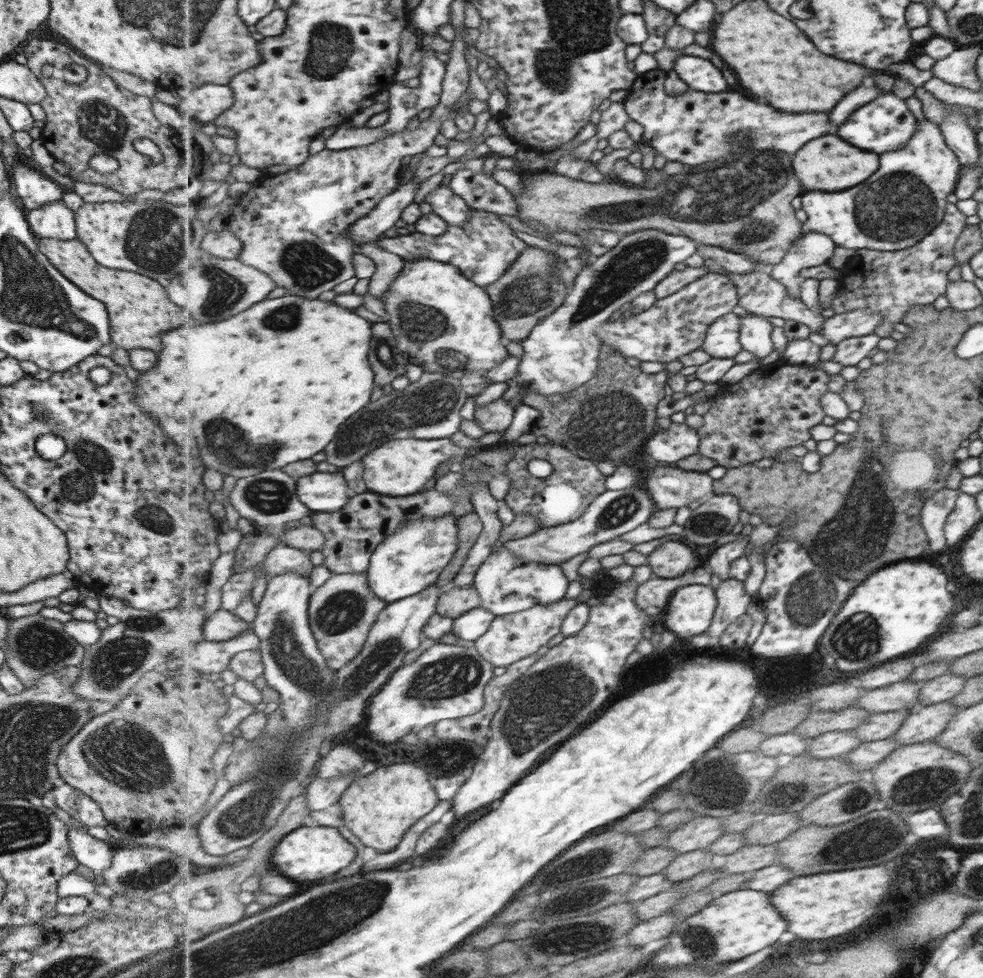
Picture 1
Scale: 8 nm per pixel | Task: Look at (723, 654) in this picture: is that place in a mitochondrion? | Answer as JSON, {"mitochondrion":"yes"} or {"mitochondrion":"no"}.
{"mitochondrion":"no"}

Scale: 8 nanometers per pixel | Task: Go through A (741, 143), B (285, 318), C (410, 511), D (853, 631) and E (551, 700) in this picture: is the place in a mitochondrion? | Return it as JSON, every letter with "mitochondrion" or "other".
{"A":"mitochondrion","B":"mitochondrion","C":"other","D":"mitochondrion","E":"mitochondrion"}

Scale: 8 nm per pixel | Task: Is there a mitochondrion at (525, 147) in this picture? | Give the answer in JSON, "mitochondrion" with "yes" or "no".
{"mitochondrion":"no"}

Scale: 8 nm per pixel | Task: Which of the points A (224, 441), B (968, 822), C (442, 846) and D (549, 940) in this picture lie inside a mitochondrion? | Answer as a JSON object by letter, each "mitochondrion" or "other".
{"A":"mitochondrion","B":"mitochondrion","C":"other","D":"mitochondrion"}

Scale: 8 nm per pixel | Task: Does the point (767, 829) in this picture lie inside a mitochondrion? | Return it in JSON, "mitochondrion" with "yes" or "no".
{"mitochondrion":"no"}

